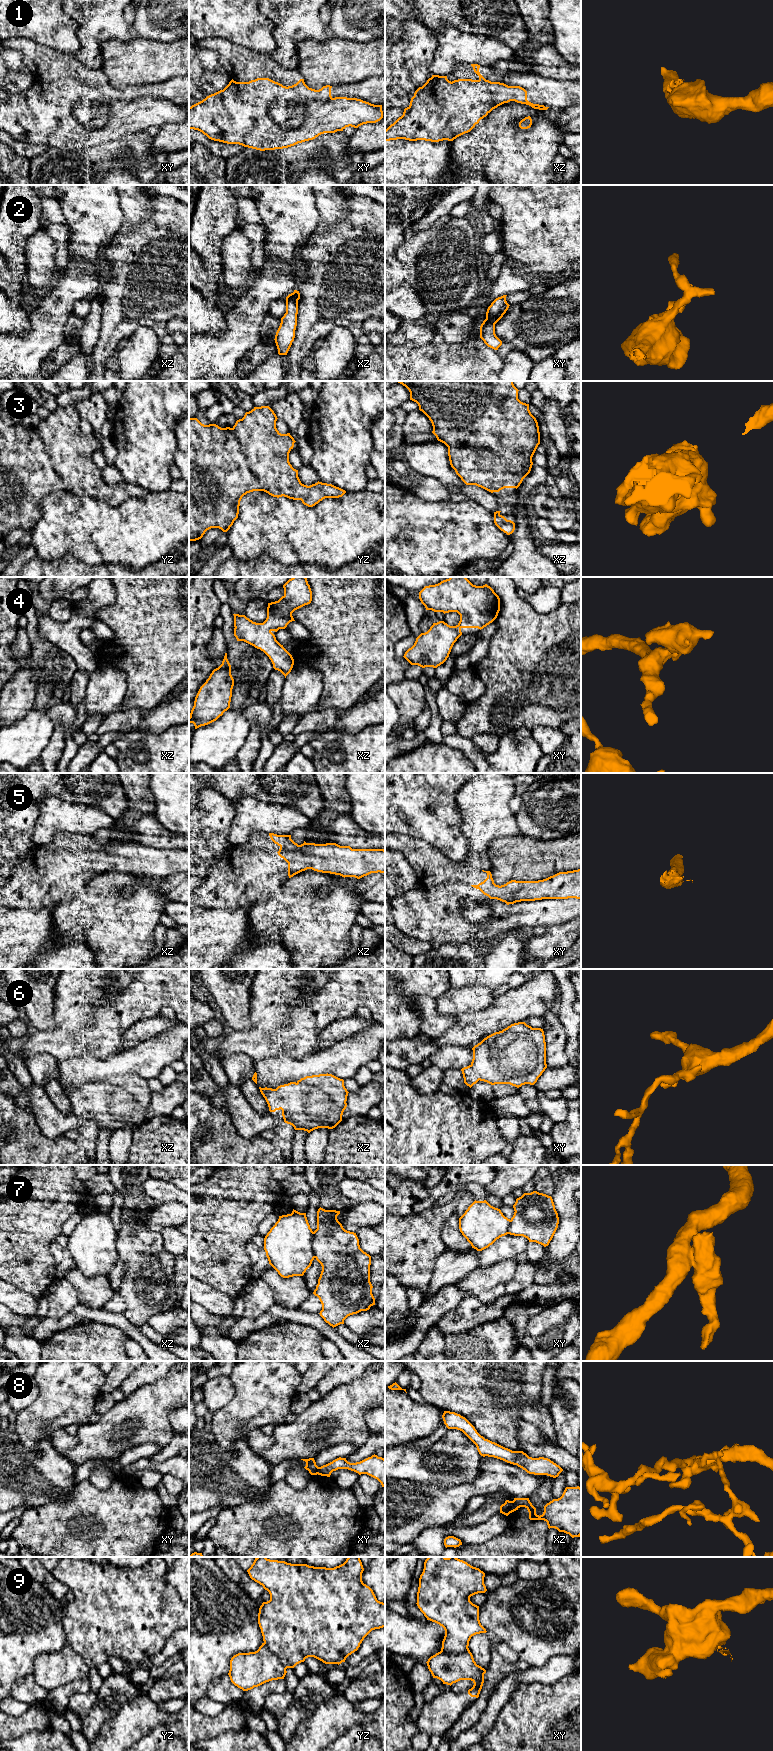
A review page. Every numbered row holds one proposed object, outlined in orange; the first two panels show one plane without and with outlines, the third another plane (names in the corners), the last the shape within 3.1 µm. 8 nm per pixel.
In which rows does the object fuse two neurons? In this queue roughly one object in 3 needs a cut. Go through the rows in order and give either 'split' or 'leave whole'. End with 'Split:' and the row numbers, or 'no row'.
1: split
2: split
3: leave whole
4: leave whole
5: leave whole
6: leave whole
7: split
8: split
9: split
Split: 1, 2, 7, 8, 9

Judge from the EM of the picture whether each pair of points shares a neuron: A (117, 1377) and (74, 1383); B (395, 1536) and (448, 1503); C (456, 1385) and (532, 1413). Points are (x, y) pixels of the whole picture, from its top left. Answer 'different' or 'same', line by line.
A: different
B: same
C: different

